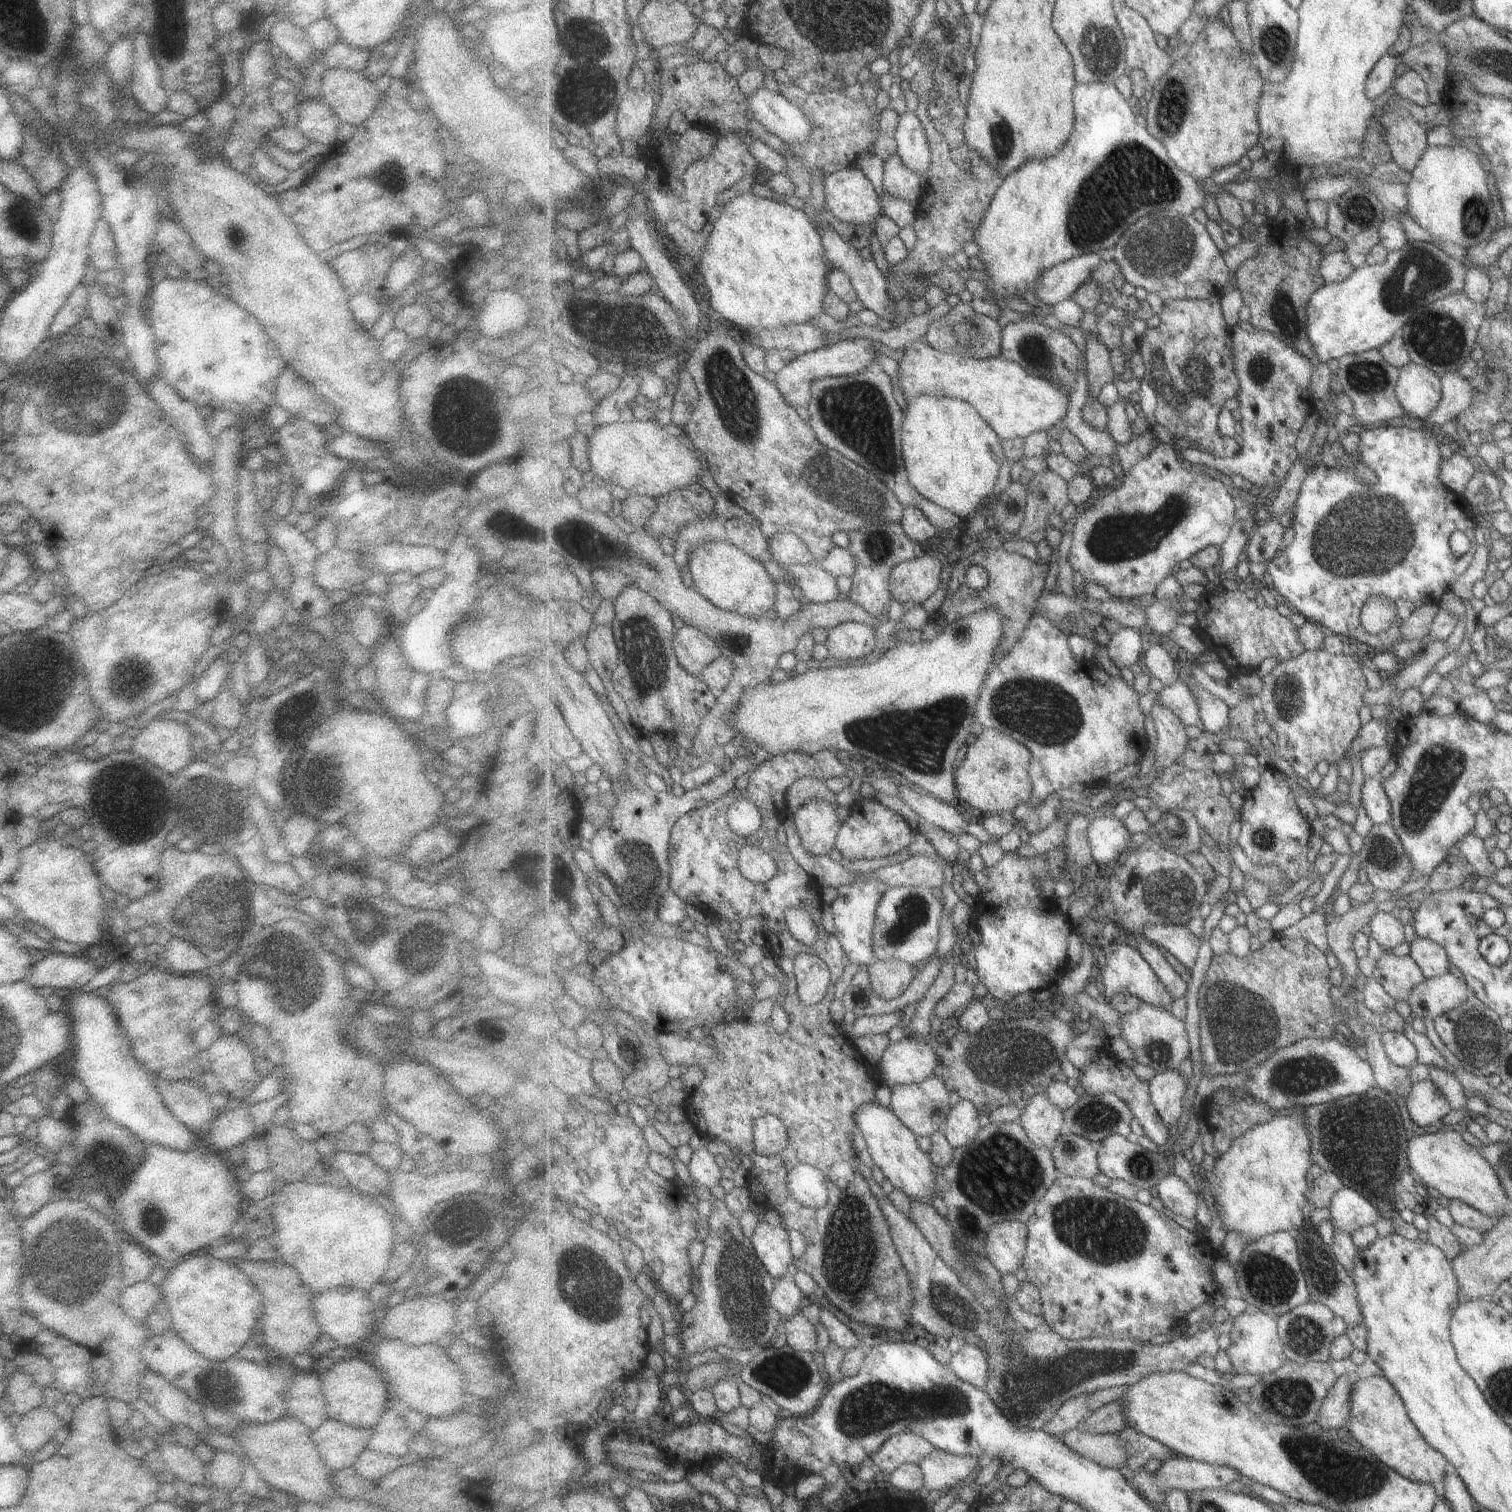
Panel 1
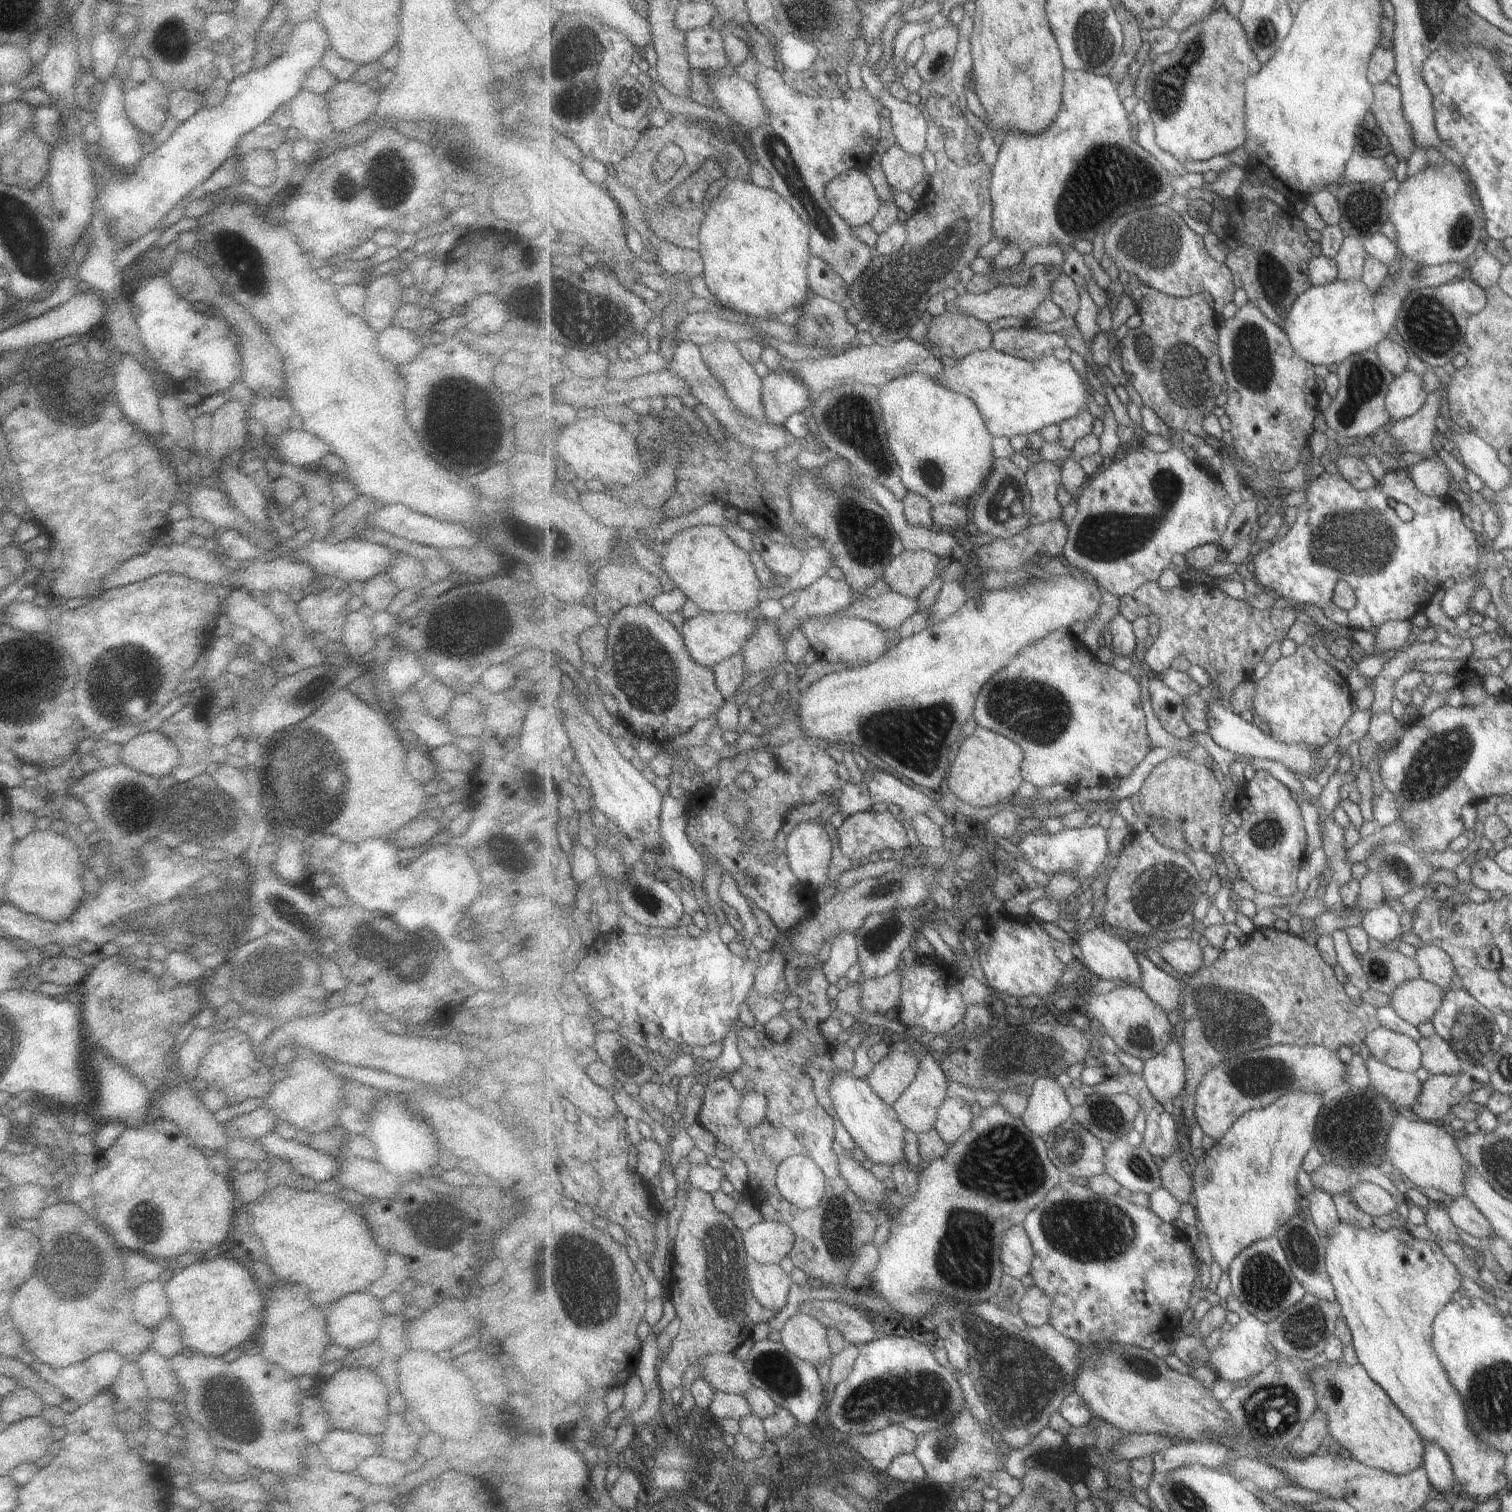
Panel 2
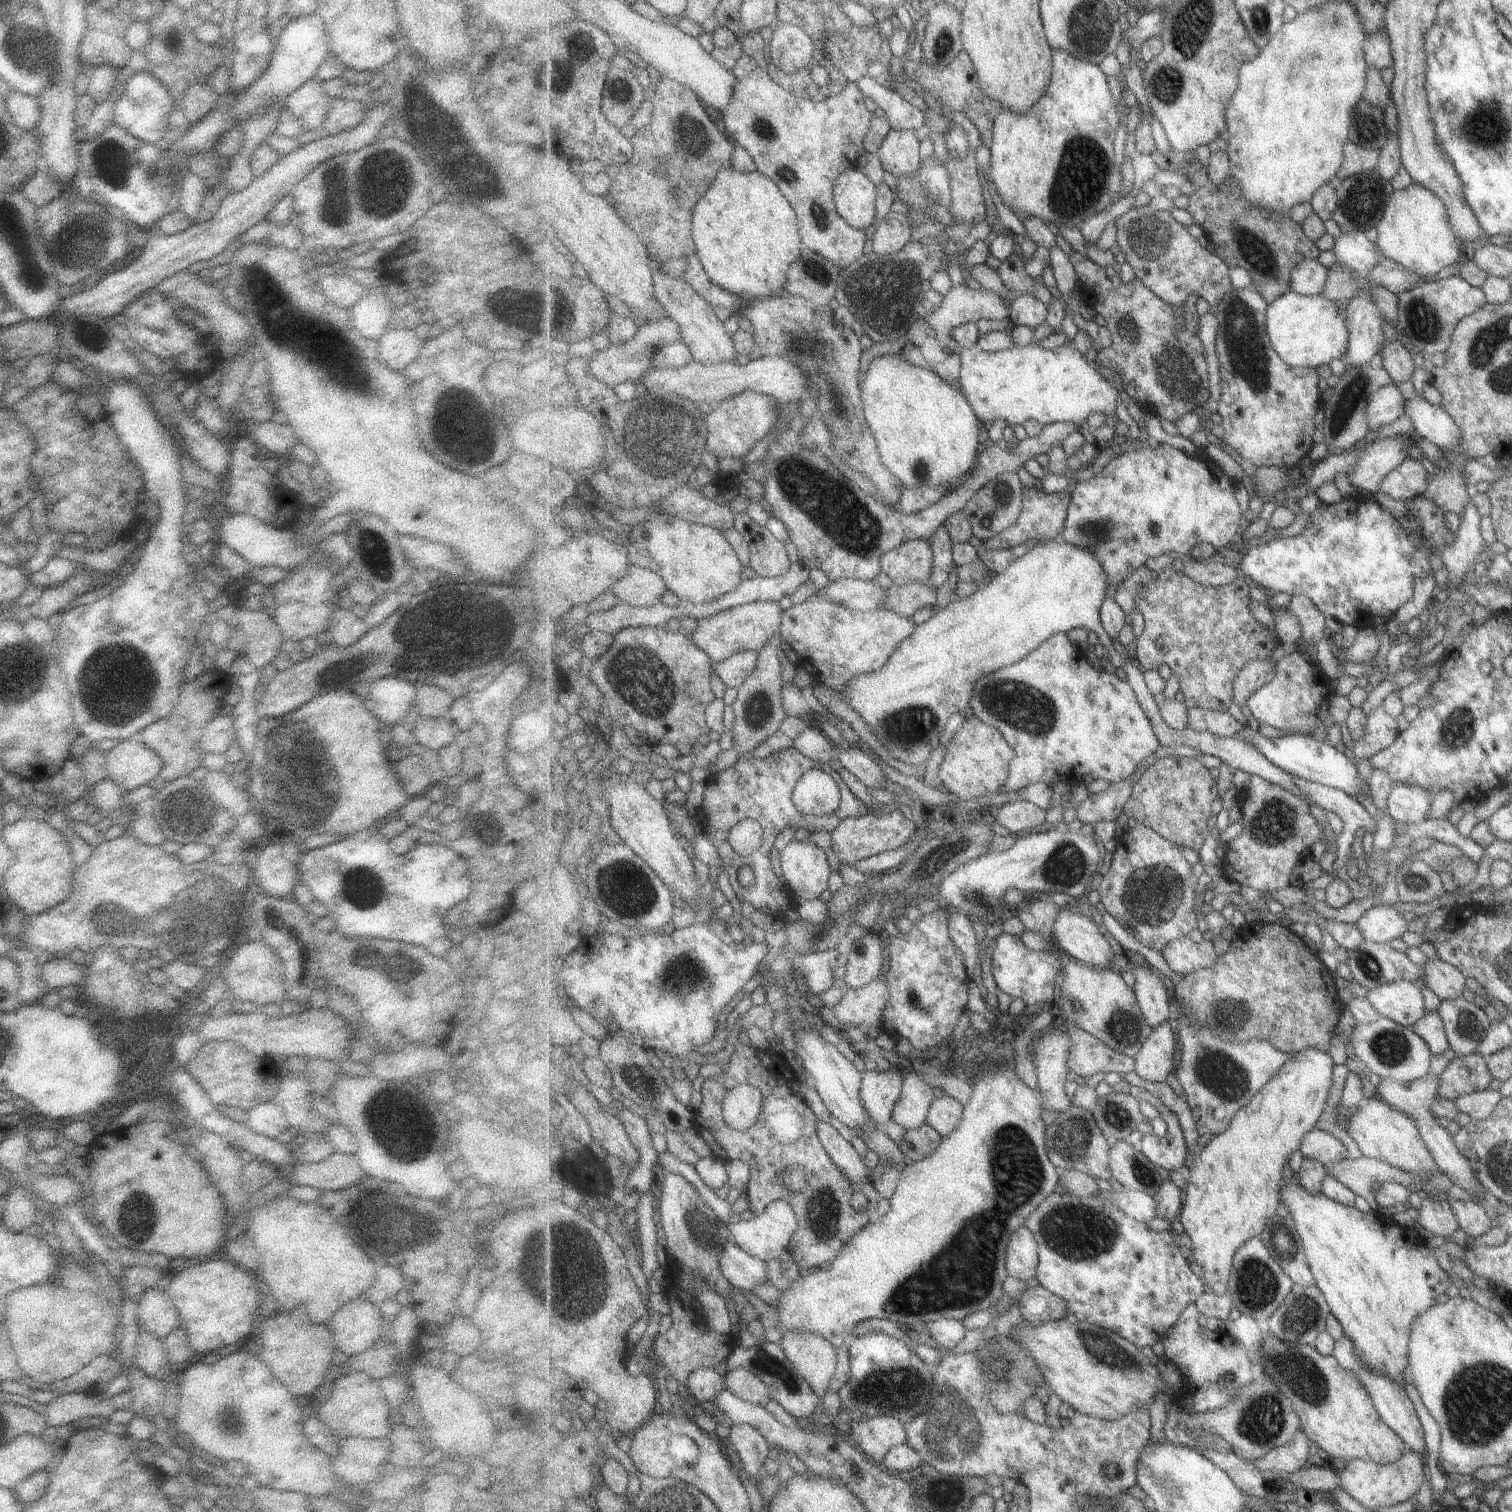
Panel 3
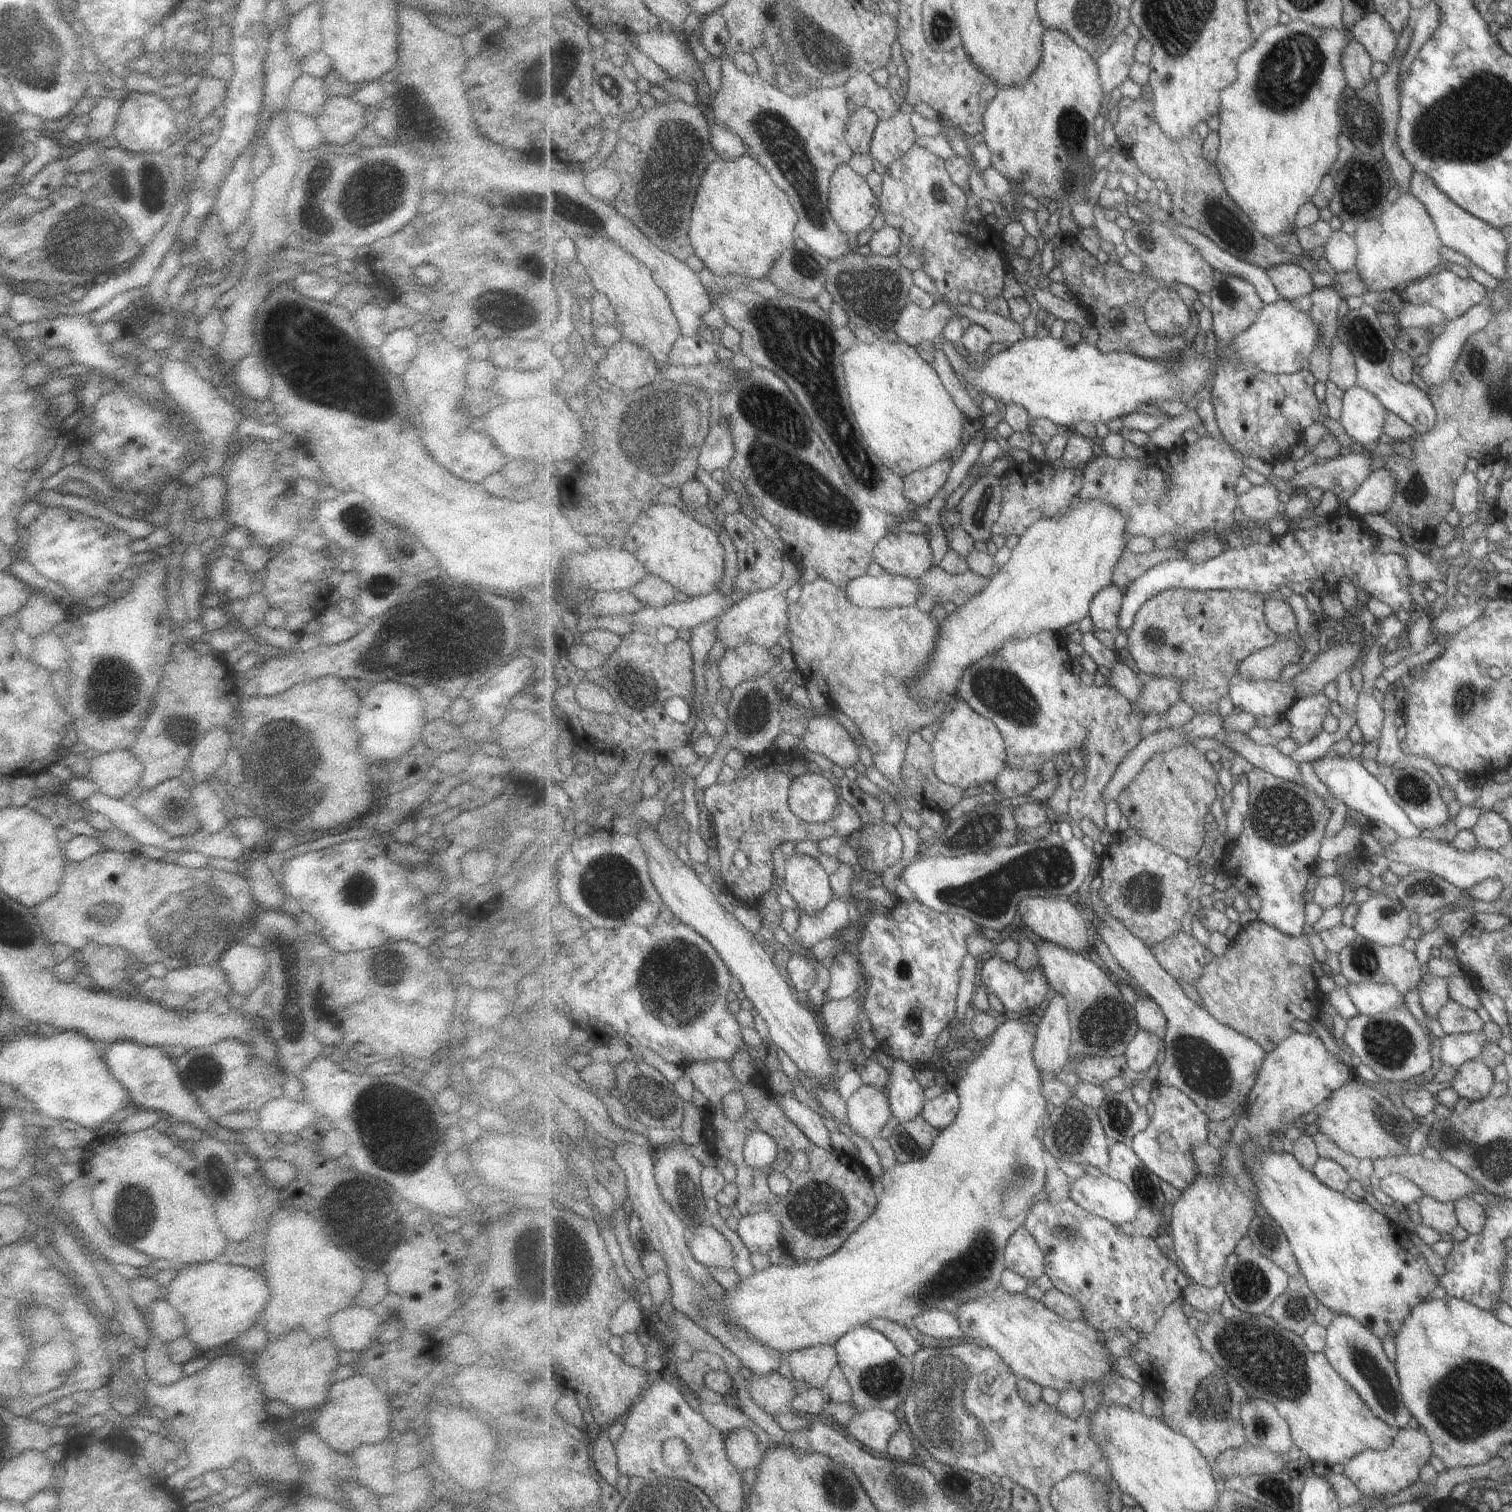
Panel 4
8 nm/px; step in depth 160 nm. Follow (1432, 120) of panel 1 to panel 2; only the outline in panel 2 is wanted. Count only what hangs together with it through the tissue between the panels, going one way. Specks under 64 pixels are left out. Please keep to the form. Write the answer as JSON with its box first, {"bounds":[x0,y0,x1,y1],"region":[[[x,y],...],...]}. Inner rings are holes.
{"bounds":[1371,82,1418,160],"region":[[[1387,82],[1375,85],[1374,92],[1375,100],[1371,111],[1389,138],[1392,152],[1399,159],[1409,160],[1418,146],[1413,127],[1404,113],[1401,89]]]}

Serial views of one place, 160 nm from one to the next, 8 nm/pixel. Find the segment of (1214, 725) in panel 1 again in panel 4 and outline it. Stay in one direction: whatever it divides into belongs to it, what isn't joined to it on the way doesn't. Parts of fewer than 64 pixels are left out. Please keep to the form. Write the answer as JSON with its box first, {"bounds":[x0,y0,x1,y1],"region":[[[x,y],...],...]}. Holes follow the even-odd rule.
{"bounds":[1309,755,1421,839],"region":[[[1325,755],[1309,763],[1318,779],[1327,786],[1335,800],[1341,801],[1347,808],[1365,815],[1379,830],[1392,829],[1399,839],[1421,838],[1421,831],[1393,800],[1385,784],[1375,778],[1357,758],[1344,759],[1337,755]]]}

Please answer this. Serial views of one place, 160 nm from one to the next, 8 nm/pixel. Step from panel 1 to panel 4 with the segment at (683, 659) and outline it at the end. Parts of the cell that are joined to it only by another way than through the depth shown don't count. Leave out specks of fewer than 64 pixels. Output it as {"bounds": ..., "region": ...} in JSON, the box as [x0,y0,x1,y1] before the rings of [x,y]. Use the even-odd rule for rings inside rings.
{"bounds":[716,576,795,649],"region":[[[785,576],[775,586],[755,591],[728,608],[719,617],[716,628],[717,638],[722,642],[721,647],[736,649],[746,642],[757,643],[767,648],[775,646],[779,642],[779,638],[788,632],[788,608],[790,604],[787,604],[785,598],[787,598],[787,590],[793,586],[793,582],[795,580]]]}

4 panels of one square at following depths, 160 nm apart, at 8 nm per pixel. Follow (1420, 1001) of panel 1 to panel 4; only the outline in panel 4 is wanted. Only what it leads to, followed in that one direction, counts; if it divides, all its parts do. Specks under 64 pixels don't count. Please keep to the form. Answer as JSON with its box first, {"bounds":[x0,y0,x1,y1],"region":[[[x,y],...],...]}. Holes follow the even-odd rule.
{"bounds":[1347,983,1406,1015],"region":[[[1351,983],[1347,987],[1350,997],[1361,1014],[1376,1015],[1387,1009],[1405,1009],[1406,995],[1395,985],[1377,983]]]}

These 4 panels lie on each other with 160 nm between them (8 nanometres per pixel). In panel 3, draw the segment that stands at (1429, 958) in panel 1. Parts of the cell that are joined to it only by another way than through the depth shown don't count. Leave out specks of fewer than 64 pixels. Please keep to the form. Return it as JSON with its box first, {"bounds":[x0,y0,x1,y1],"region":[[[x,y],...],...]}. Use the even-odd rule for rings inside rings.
{"bounds":[1423,956,1465,1001],"region":[[[1436,956],[1424,965],[1423,985],[1435,993],[1441,1001],[1461,997],[1465,988],[1464,976],[1460,970]]]}

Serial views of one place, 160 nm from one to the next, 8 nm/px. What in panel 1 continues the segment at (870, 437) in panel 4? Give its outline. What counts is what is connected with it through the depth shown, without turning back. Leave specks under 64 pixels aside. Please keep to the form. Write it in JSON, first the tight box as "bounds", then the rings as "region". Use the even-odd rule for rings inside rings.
{"bounds":[902,395,1008,518],"region":[[[921,395],[907,401],[902,450],[909,480],[927,500],[961,518],[971,516],[995,492],[999,470],[1008,466],[1002,438],[967,401]]]}

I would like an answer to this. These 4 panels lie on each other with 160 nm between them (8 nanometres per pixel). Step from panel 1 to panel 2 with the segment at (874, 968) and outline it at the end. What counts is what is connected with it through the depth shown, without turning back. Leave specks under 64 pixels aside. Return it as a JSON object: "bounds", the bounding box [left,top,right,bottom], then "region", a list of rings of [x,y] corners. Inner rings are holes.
{"bounds":[860,969,902,1015],"region":[[[901,969],[882,977],[861,980],[860,1005],[863,1012],[885,1015],[899,1006],[902,993]]]}

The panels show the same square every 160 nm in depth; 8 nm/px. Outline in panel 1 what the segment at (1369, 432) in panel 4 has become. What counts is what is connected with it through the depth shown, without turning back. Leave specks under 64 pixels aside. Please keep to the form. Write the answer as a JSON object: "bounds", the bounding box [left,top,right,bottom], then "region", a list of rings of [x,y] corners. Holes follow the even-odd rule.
{"bounds":[1396,361,1442,419],"region":[[[1411,361],[1400,369],[1396,393],[1409,414],[1425,419],[1442,401],[1442,378],[1430,368]]]}

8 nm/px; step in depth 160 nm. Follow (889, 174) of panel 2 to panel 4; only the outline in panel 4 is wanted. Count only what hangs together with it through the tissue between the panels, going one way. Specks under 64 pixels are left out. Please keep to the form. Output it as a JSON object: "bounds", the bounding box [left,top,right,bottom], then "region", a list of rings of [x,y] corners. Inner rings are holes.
{"bounds":[870,111,918,167],"region":[[[901,111],[890,119],[880,120],[870,153],[878,164],[886,167],[907,155],[916,146],[918,137],[911,126],[911,113]]]}

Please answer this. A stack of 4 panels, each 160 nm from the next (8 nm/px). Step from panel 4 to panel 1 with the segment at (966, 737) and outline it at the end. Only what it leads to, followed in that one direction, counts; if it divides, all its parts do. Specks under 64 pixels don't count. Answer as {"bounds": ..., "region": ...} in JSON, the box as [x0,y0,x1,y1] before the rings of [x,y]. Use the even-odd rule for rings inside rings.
{"bounds":[955,728,1034,816],"region":[[[983,728],[975,742],[968,744],[966,756],[961,766],[956,770],[955,779],[960,802],[963,802],[970,812],[979,809],[983,816],[993,813],[1011,815],[1015,808],[1023,802],[1029,802],[1034,795],[1034,784],[1029,772],[1032,760],[1033,753],[1023,743],[1007,733]]]}

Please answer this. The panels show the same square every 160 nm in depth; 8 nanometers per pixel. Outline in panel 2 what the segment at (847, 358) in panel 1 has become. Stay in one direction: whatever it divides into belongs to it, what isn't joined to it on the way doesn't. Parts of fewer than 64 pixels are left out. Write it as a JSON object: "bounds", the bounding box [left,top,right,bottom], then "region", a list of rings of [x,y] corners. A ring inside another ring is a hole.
{"bounds":[762,371,810,426],"region":[[[773,371],[763,379],[762,399],[769,424],[783,426],[791,414],[804,413],[810,407],[810,390],[799,375],[787,371]]]}

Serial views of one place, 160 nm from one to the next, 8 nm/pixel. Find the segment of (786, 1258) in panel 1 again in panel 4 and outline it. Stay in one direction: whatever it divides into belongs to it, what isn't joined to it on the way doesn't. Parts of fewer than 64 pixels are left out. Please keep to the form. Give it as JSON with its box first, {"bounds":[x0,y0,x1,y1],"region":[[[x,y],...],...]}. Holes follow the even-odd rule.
{"bounds":[736,1210,784,1254],"region":[[[768,1210],[743,1216],[736,1231],[751,1253],[769,1254],[784,1240],[781,1219]]]}

